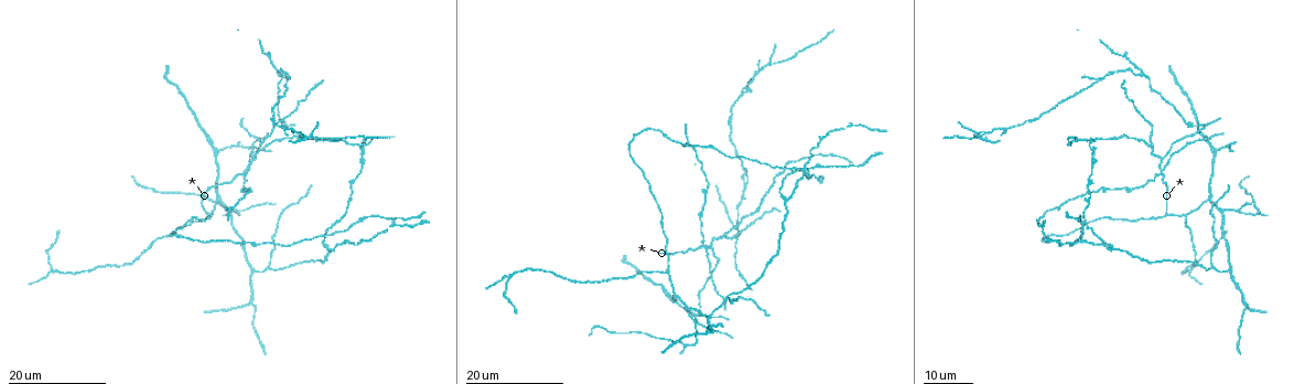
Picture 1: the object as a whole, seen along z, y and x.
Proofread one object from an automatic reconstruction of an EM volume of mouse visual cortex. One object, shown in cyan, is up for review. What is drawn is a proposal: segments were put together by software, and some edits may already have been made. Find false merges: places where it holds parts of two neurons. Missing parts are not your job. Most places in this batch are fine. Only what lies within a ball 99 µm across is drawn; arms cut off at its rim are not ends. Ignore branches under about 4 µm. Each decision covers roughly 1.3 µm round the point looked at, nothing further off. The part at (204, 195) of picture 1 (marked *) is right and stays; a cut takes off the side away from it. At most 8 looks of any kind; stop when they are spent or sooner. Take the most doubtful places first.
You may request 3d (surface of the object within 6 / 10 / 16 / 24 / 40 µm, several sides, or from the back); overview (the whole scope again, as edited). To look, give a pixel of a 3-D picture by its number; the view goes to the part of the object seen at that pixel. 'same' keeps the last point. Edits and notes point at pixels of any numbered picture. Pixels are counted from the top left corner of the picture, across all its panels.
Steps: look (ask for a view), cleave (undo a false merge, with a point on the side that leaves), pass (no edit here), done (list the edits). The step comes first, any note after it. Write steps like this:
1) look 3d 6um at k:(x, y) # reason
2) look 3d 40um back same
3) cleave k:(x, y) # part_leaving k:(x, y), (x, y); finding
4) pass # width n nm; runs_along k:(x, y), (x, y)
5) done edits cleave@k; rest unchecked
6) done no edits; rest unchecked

look 3d 24um at 1:(1158, 174) # four-way junction

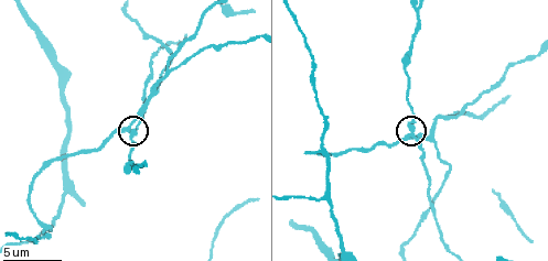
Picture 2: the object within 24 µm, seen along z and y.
look 3d 10um at 2:(411, 132) # closer look

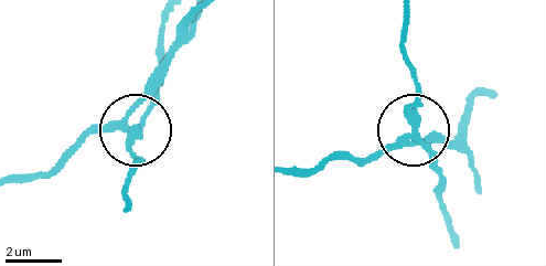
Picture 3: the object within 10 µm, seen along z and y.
cleave 3:(151, 103) # side_arm 32 um; arms 4; two neurons meet here

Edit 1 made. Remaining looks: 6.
look 3d 24um at 1:(981, 138) # three arms meet

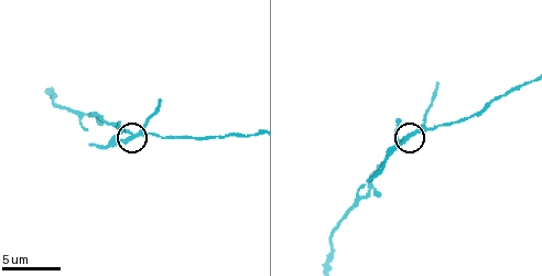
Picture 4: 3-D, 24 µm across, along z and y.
look 3d 6um at 4:(408, 135)

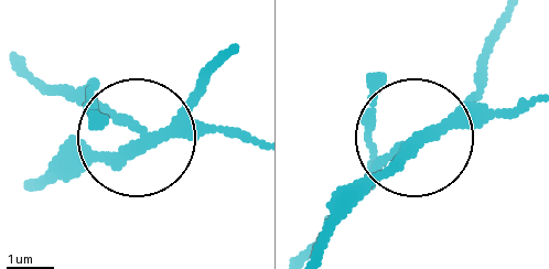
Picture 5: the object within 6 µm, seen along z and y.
cleave 5:(202, 87) # width 230 nm; part_leaving 5:(160, 131), (41, 179); two neurons meet here

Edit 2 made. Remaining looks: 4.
look 3d 24um at 1:(253, 269) # a fork

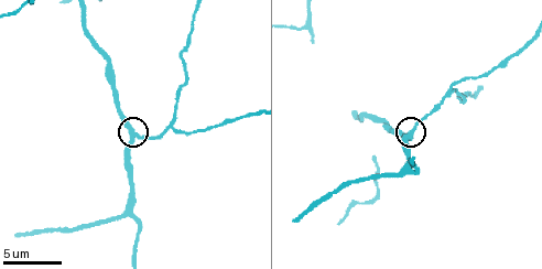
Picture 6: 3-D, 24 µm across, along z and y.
look 3d 6um at 6:(412, 129)

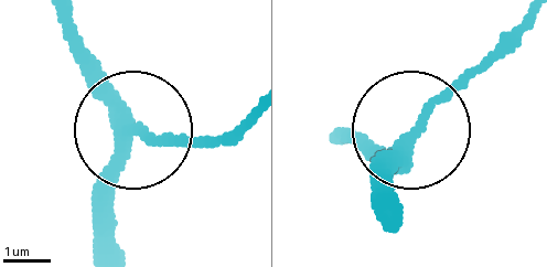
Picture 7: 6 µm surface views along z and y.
pass # width 280 nm; runs_along 7:(57, 11), (124, 130), (100, 209); all the same neuron

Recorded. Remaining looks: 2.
look 3d 24um at 1:(788, 201) # three-way junction

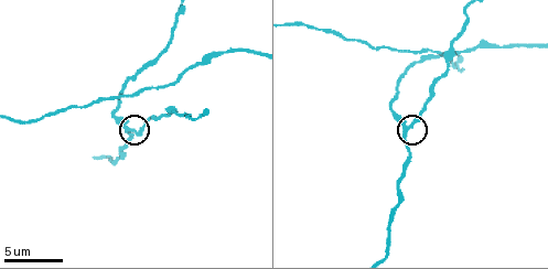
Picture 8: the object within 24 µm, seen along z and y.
look 3d 6um at 8:(407, 126)

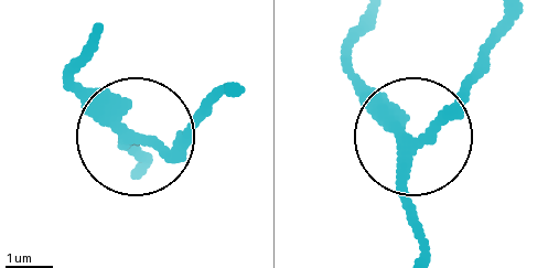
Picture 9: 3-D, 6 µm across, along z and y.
pass # runs_along 9:(418, 250), (410, 136), (351, 65); one neuron here

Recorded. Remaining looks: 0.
done edits cleave@3, cleave@5; rest unchecked

